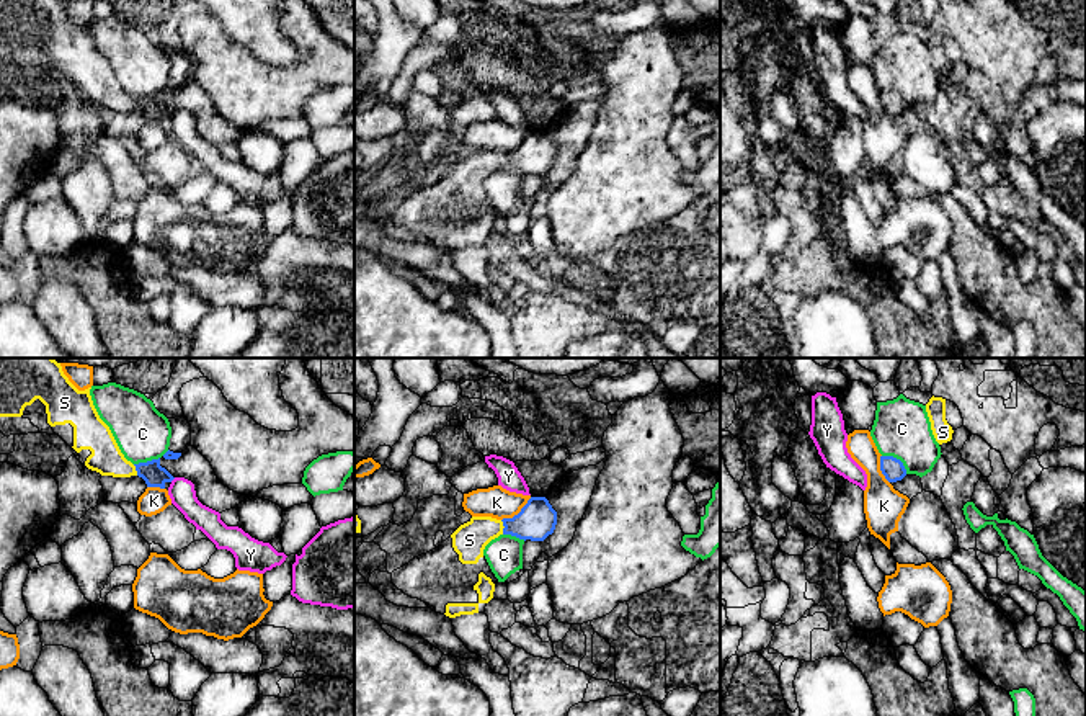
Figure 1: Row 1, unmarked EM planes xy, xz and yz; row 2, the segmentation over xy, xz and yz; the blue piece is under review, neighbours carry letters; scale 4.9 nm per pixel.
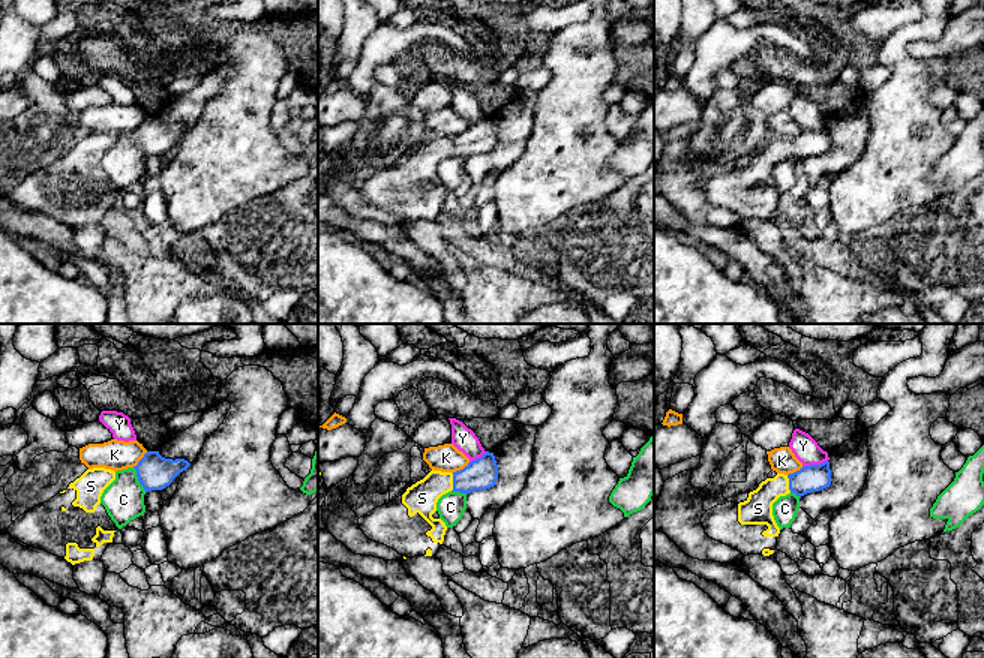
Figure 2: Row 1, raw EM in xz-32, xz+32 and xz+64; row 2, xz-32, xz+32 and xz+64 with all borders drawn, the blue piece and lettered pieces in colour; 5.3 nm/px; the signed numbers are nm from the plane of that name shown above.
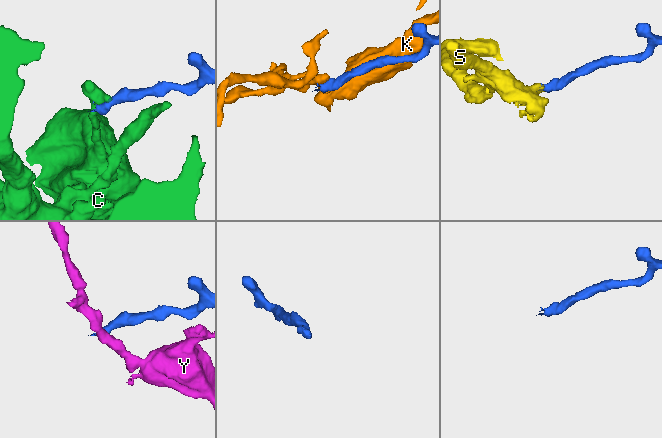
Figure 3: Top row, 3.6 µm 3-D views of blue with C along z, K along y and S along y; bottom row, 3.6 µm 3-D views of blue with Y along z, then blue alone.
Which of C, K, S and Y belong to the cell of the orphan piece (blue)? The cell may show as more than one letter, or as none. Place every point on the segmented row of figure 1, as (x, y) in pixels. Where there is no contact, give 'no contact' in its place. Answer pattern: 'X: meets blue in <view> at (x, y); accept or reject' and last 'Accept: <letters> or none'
C: meets blue in yz at (895, 458); reject
K: meets blue in xz at (518, 514); reject
S: meets blue in xz at (503, 525); accept
Y: meets blue in xy at (172, 479); reject
Accept: S

